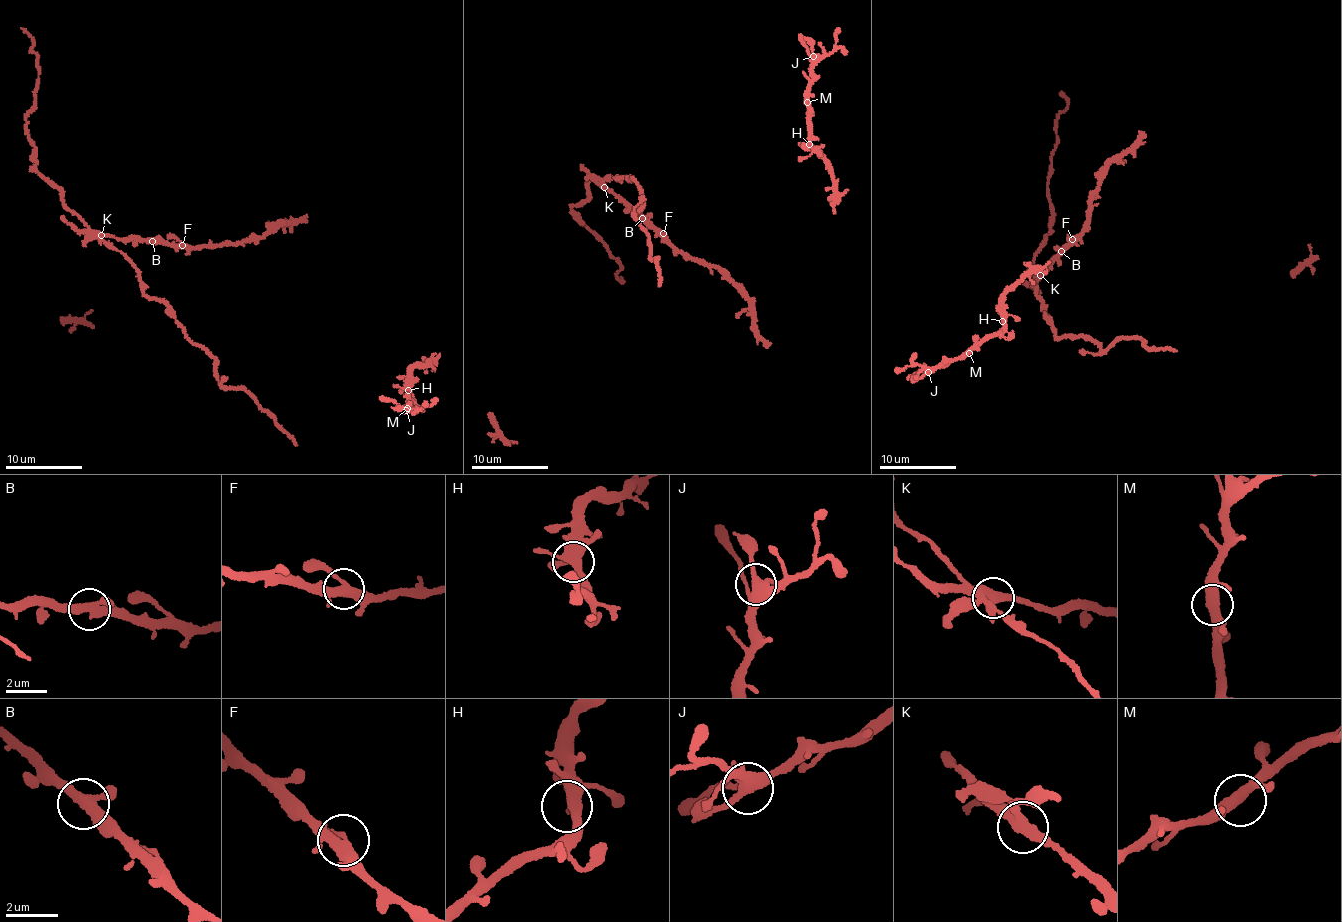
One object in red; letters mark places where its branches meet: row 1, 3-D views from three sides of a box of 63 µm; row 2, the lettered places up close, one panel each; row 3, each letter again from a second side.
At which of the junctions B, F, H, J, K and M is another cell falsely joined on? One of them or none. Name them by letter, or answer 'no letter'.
no letter

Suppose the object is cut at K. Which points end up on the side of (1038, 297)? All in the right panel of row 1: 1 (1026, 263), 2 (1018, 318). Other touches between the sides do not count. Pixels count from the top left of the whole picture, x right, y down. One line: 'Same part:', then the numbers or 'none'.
Same part: none

